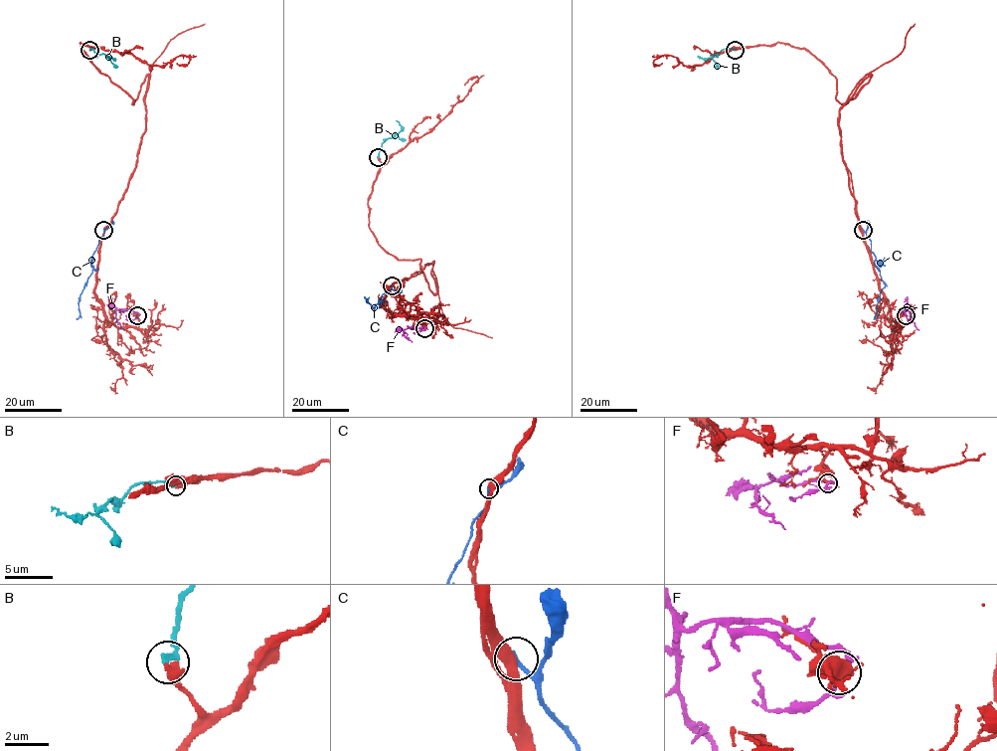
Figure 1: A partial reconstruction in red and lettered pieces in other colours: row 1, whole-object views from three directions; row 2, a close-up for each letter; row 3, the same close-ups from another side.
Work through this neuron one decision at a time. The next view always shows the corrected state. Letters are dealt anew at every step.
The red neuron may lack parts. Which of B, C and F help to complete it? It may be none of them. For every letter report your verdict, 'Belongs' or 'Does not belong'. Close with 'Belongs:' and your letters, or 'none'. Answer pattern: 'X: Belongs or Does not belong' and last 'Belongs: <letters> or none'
B: Belongs
C: Does not belong
F: Does not belong
Belongs: B

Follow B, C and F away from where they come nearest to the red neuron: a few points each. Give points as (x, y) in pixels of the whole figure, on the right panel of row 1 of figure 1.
B: (734, 50), (723, 49), (707, 59), (698, 56)
C: (863, 229), (871, 242), (875, 265), (885, 284), (876, 307), (877, 316), (873, 319)
F: (905, 315), (905, 308), (918, 330)

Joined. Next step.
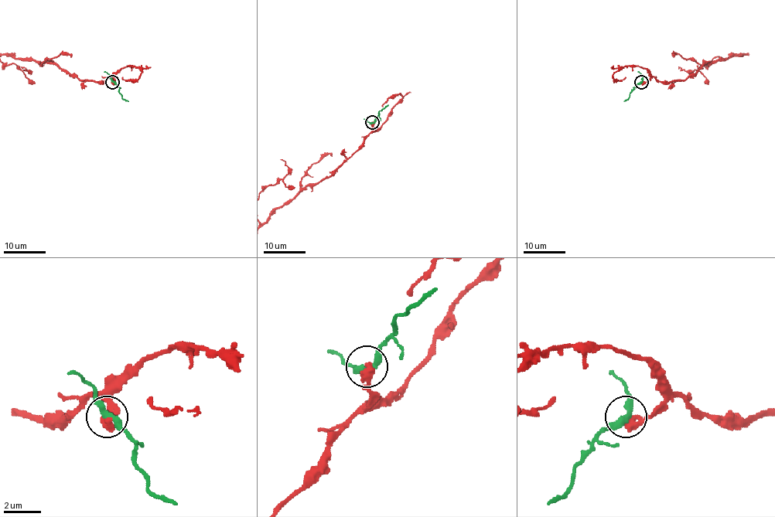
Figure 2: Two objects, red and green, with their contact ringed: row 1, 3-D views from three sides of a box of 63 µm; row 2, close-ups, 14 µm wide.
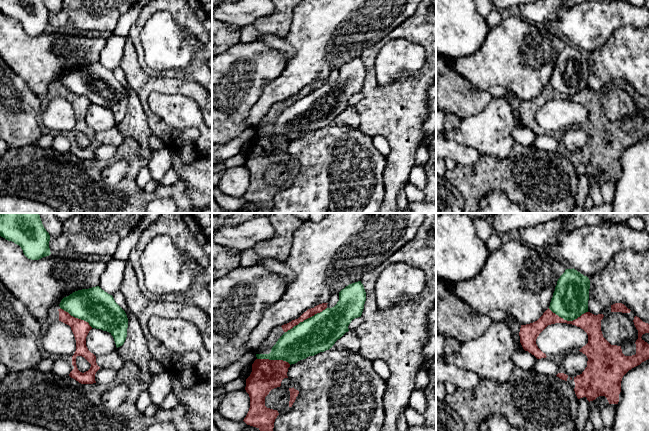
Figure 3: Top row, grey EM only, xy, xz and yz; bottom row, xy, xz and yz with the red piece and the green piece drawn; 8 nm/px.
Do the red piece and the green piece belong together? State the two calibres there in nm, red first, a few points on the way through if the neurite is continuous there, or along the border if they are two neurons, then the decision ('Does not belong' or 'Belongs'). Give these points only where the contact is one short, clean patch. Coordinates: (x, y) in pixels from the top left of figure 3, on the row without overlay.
Thickness 70 nm (red) against 300 nm. Does not belong

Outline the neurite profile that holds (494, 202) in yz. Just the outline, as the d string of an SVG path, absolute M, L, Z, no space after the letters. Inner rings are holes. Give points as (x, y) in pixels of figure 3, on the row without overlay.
M492 191L479 199L472 213L531 213L525 207L512 203L503 193Z

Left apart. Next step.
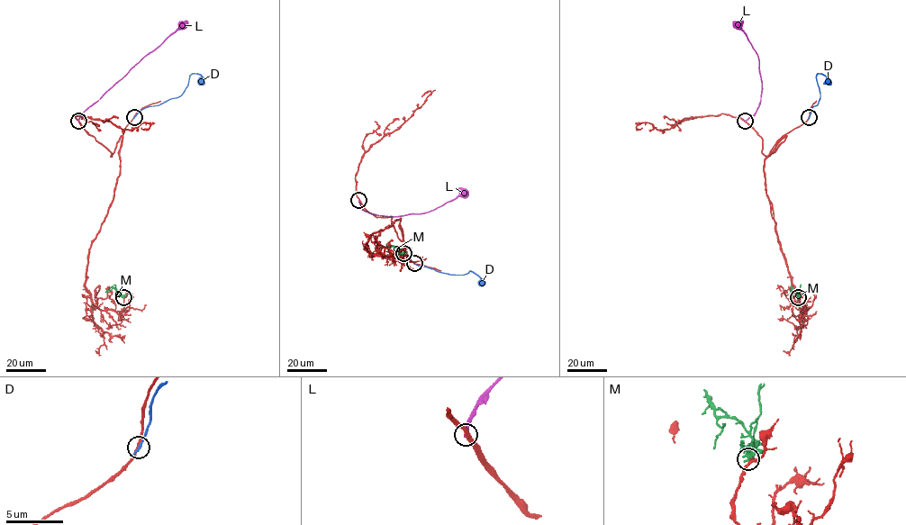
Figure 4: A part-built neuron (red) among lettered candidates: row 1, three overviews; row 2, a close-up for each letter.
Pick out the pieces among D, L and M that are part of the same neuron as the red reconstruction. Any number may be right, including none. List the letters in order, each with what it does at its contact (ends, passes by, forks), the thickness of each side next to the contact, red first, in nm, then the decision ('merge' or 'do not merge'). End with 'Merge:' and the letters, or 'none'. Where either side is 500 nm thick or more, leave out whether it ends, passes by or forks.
D: it ends; calibres 240 and 280 nm; do not merge
L: it ends; calibres 320 and 280 nm; do not merge
M: it passes by; calibres 200 and 360 nm; do not merge
Merge: none

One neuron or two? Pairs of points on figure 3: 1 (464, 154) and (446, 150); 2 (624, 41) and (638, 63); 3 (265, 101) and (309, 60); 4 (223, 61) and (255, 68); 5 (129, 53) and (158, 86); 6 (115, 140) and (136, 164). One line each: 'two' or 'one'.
1: one
2: one
3: one
4: one
5: one
6: two

